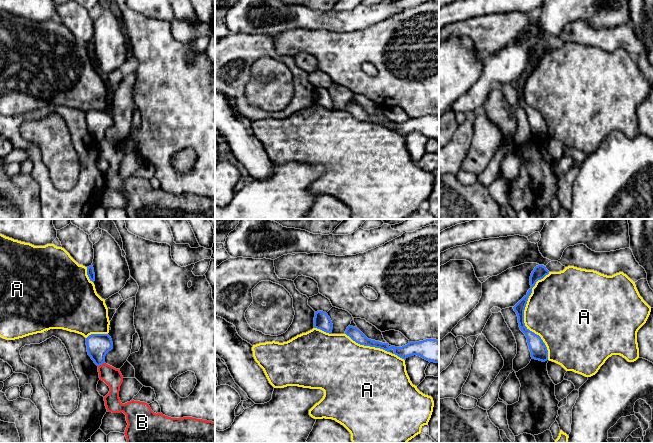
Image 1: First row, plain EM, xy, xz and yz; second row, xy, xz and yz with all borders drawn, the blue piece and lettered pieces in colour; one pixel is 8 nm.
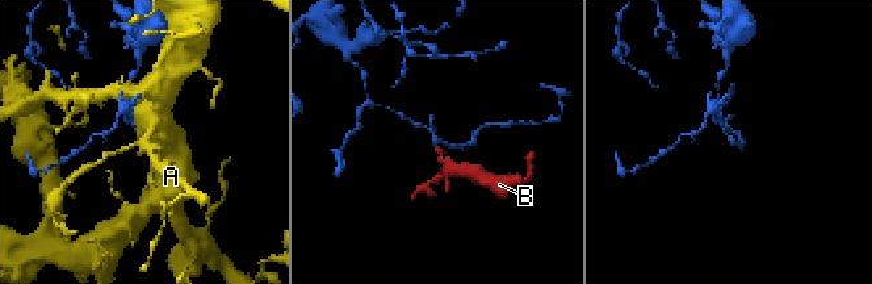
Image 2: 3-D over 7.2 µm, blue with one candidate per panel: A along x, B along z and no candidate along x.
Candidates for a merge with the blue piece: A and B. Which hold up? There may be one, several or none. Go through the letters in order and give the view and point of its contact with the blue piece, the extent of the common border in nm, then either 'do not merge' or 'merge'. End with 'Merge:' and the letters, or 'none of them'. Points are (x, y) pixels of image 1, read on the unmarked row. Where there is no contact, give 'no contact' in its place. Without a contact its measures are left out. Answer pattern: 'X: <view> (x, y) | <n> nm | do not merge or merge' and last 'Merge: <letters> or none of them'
A: yz (523, 92) | 700 nm | do not merge
B: xy (101, 140) | 70 nm | do not merge
Merge: none of them

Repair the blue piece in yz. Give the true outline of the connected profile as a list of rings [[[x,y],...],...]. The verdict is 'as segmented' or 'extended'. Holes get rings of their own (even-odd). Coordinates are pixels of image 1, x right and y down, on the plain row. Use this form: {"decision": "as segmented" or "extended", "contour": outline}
{"decision": "as segmented", "contour": [[[538,41],[534,44],[530,52],[530,61],[531,64],[528,66],[527,71],[524,72],[514,83],[514,87],[518,93],[518,99],[520,106],[525,110],[527,114],[527,119],[529,126],[531,128],[532,135],[545,138],[548,136],[548,126],[541,115],[541,113],[534,108],[530,107],[524,99],[524,86],[528,77],[529,72],[532,69],[532,64],[535,62],[538,56],[543,55],[546,51],[549,50],[549,47],[543,41]]]}

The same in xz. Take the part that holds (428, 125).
{"decision": "as segmented", "contour": [[[348,102],[345,110],[360,121],[380,124],[387,128],[390,128],[390,126],[393,125],[394,130],[404,136],[410,132],[417,131],[429,138],[439,139],[439,116],[436,115],[409,118],[402,123],[389,123],[388,119],[368,115],[359,105],[353,102]]]}

